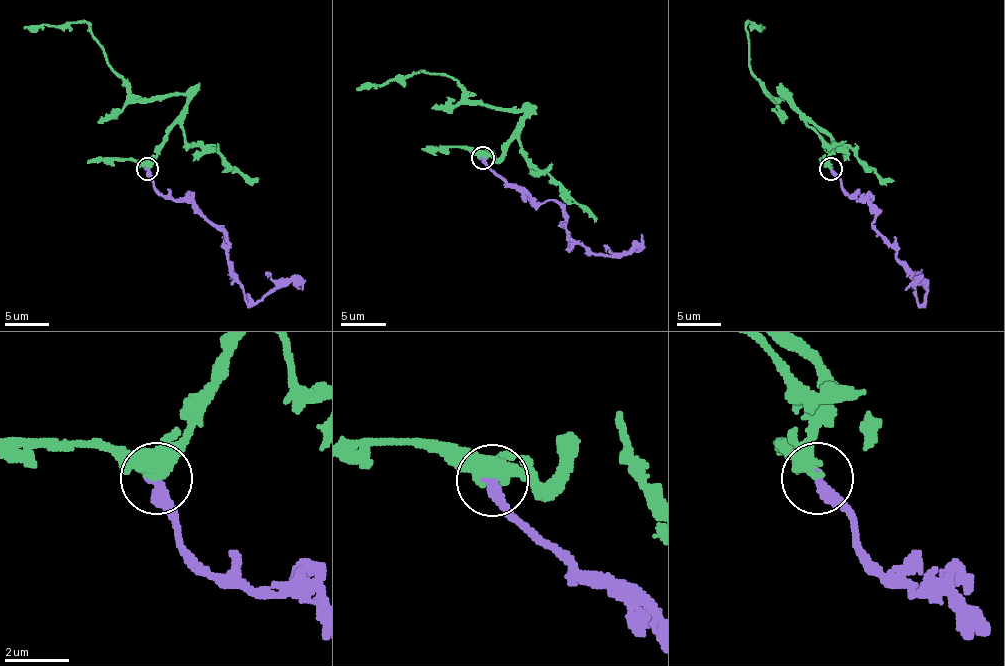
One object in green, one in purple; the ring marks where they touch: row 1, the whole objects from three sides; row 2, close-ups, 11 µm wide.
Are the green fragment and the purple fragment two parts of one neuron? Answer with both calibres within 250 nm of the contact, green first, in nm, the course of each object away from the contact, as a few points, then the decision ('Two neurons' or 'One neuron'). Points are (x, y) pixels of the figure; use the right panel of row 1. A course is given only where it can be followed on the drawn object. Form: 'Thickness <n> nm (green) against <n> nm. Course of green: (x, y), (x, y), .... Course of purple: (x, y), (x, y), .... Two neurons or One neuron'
Thickness 440 nm (green) against 240 nm. Course of green: (831, 169), (831, 138), (786, 93), (775, 98), (749, 67), (746, 22), (760, 25), (764, 29). Course of purple: (831, 169), (851, 196), (875, 211), (871, 227), (895, 251), (920, 305), (927, 294), (924, 285), (904, 289). One neuron

